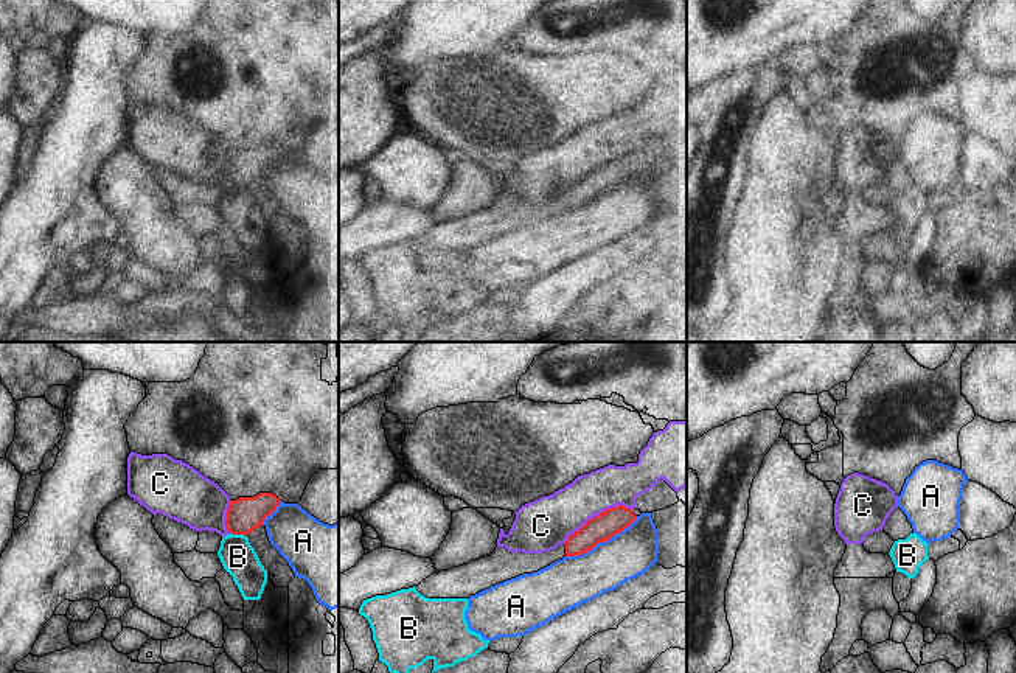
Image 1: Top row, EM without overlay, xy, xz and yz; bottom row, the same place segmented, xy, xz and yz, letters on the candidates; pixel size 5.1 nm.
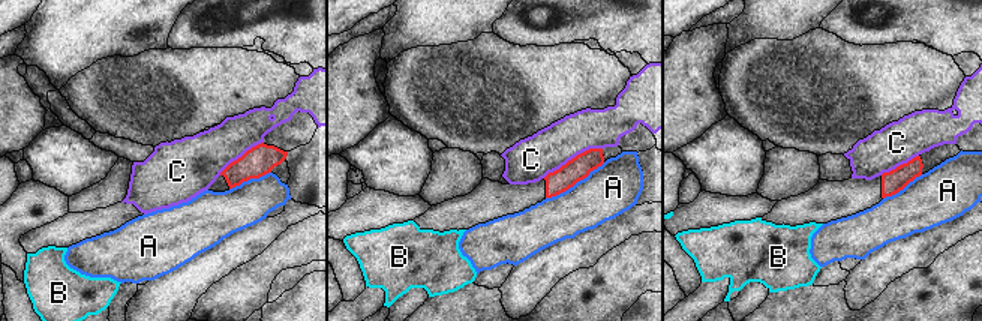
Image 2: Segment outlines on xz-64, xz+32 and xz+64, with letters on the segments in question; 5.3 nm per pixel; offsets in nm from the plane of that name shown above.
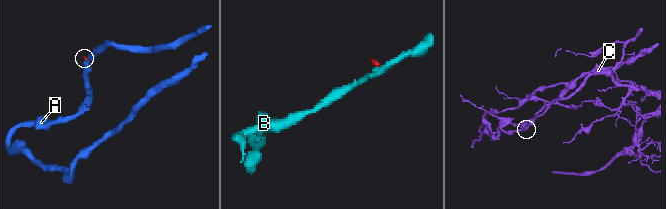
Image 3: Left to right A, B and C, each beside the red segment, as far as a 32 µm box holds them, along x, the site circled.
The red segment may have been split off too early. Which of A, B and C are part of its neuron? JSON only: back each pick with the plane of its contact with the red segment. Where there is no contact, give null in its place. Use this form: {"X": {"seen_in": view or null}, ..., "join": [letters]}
{"join": []}

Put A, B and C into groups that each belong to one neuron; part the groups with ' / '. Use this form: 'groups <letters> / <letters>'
groups A / B / C

